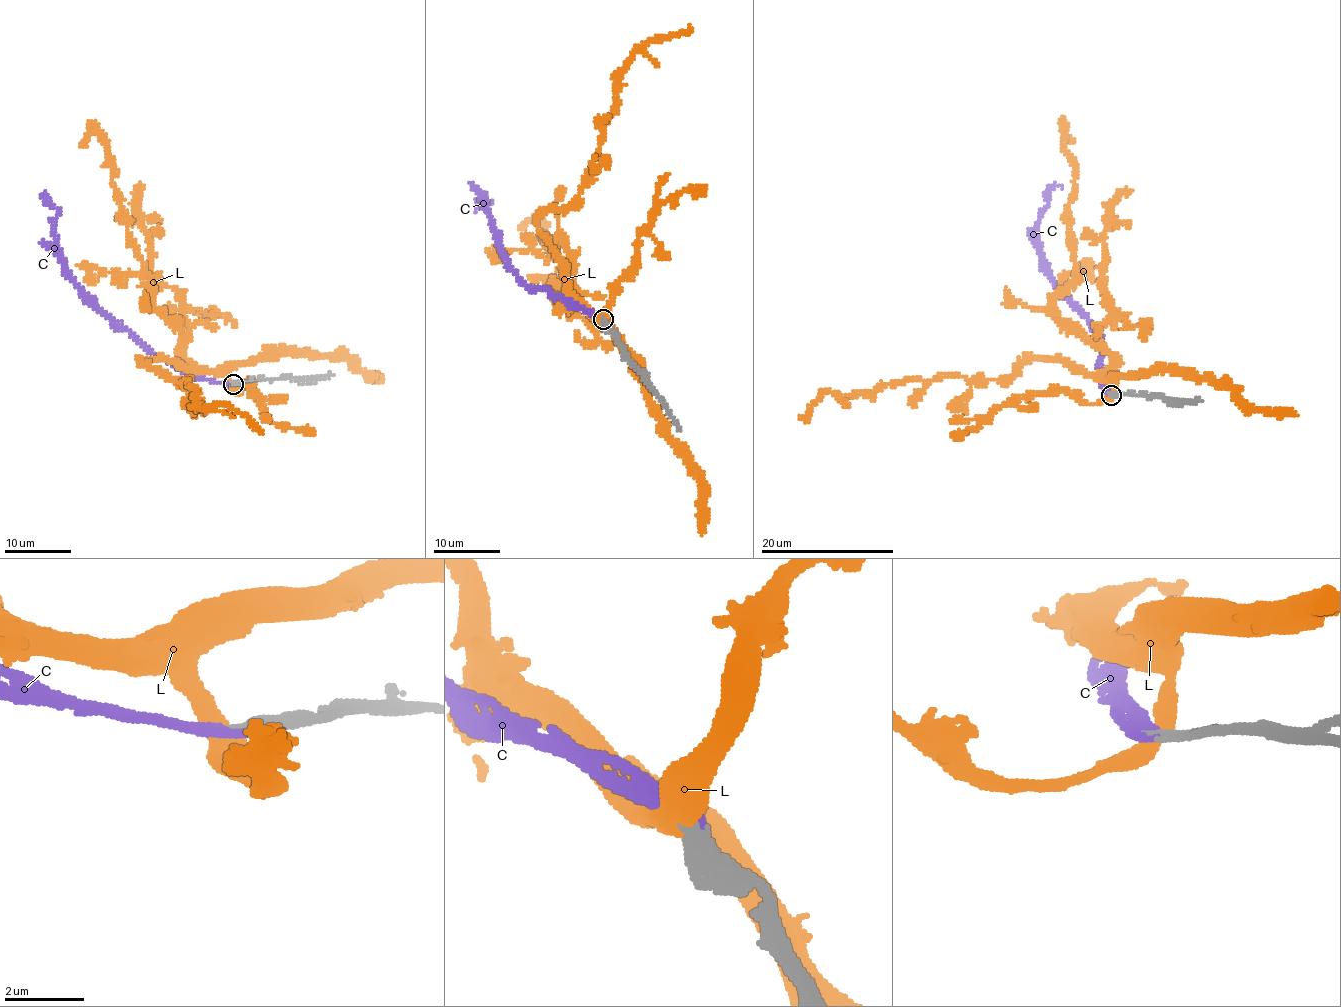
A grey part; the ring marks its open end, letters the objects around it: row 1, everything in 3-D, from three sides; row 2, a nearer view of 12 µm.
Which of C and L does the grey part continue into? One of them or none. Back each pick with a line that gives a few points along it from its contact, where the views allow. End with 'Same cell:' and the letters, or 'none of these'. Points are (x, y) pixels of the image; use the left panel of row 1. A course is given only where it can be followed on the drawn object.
C: course (234, 383), (176, 368), (100, 311), (55, 249), (58, 210), (44, 196)
Same cell: C

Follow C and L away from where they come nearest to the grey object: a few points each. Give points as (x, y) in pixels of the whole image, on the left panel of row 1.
C: (234, 383), (176, 368), (100, 311), (55, 249), (58, 210), (44, 196)
L: (233, 384), (219, 373), (138, 361), (187, 381), (199, 405), (246, 413), (263, 432)

